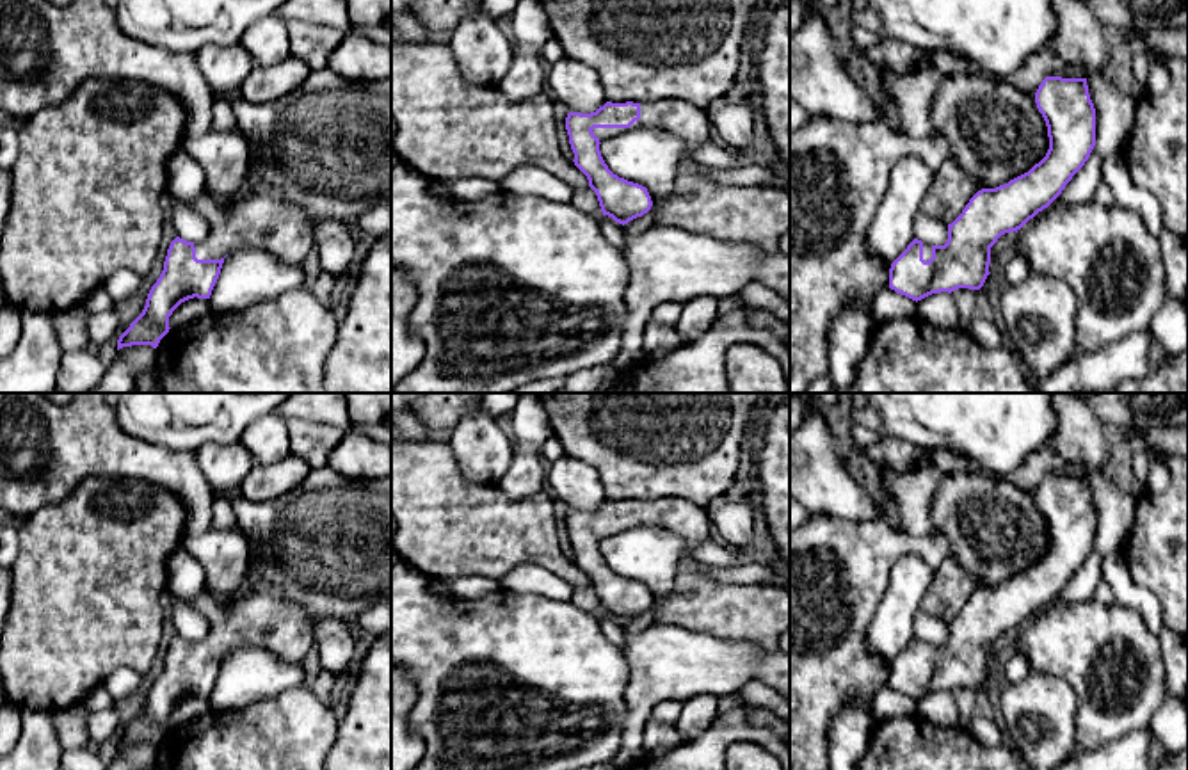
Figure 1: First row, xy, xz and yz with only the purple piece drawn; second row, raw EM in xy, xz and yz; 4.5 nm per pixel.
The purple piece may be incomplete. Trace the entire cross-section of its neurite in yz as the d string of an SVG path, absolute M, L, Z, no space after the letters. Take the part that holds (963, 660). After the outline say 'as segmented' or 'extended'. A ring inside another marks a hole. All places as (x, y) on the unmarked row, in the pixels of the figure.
M1046 475L1035 501L1048 525L1046 555L996 587L982 587L959 562L943 562L919 610L944 621L948 638L928 644L914 637L891 662L891 688L916 701L959 686L980 688L998 637L1048 606L1085 564L1096 544L1087 477Z; extended

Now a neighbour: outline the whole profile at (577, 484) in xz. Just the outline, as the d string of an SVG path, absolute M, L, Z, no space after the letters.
M566 455L546 469L546 485L571 510L590 512L606 501L596 468Z

